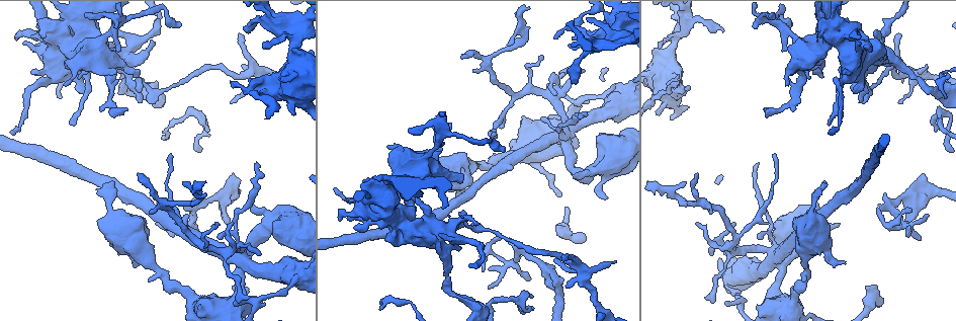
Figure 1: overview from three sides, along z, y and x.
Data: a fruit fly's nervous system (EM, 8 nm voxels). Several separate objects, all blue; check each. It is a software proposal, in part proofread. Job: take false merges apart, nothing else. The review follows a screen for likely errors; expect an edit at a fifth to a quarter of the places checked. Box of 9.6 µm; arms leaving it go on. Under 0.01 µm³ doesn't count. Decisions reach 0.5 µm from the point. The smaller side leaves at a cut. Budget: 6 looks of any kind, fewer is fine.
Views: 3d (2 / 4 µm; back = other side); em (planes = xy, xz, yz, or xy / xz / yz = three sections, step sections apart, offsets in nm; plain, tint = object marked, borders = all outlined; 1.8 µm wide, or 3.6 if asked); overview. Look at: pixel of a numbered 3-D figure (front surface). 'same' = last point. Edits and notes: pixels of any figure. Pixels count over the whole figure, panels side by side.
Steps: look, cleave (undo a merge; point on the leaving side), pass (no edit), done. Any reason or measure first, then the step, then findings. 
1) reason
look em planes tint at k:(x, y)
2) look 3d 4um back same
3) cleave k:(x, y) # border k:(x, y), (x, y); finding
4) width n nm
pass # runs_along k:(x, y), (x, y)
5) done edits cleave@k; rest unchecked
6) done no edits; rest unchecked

narrows sharply
look em planes tint at 1:(905, 227)

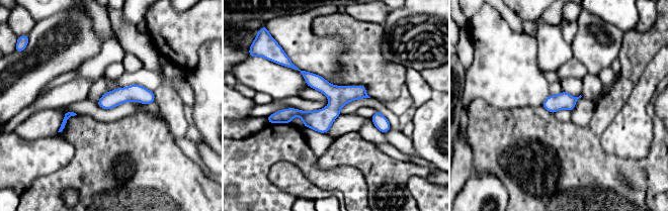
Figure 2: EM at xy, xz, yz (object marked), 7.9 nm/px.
pass # runs_along 2:(363, 90), (324, 116), (276, 117); one cell here

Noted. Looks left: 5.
branch point
look em 3.6um xy step 4 borders at 1:(121, 55)

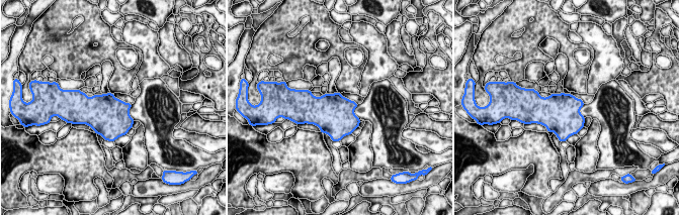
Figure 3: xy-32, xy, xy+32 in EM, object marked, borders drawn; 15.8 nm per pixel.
pass # all the same cell

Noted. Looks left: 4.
abrupt turn
look em planes tint at 1:(114, 110)

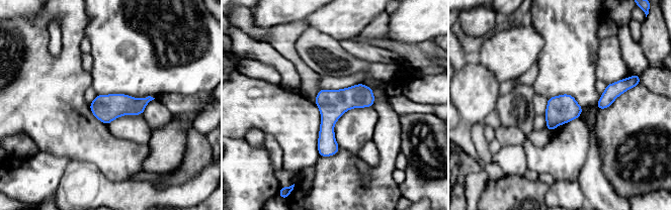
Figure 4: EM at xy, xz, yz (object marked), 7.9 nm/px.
pass # runs_along 4:(368, 90), (328, 119), (322, 153); continuous, no second cell

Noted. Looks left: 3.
done no edits; rest unchecked

